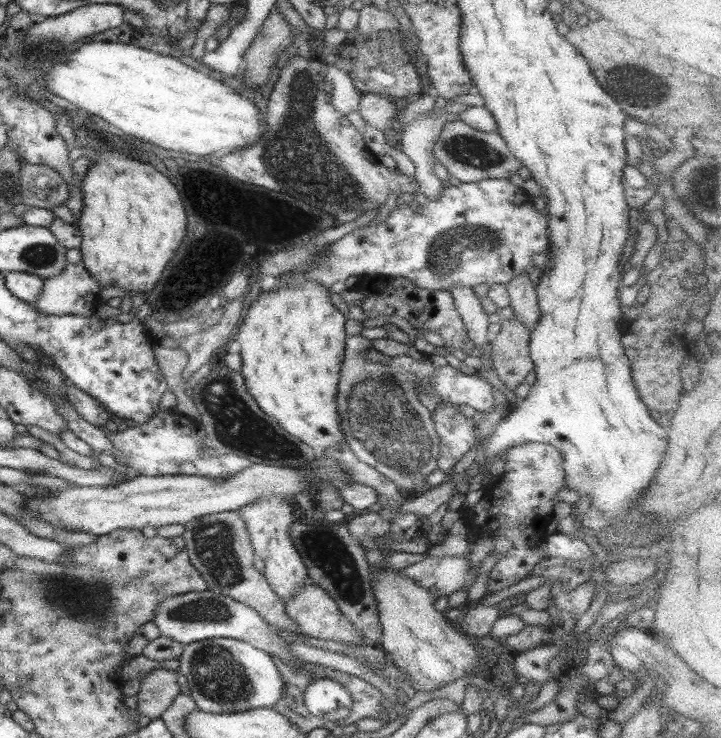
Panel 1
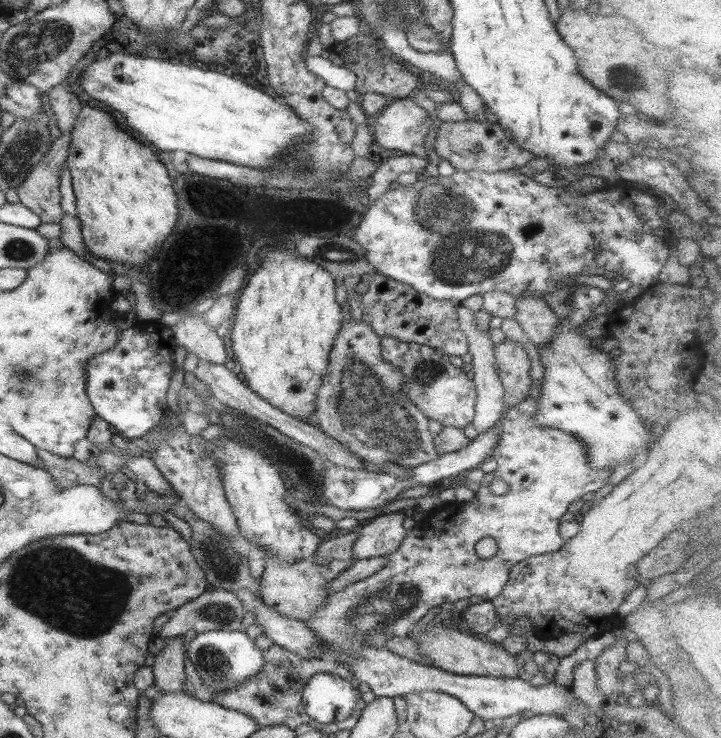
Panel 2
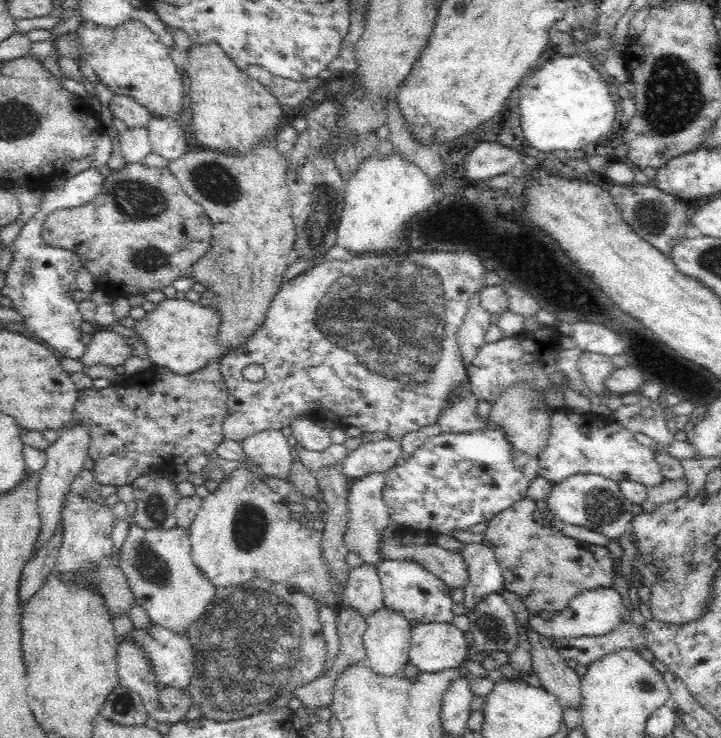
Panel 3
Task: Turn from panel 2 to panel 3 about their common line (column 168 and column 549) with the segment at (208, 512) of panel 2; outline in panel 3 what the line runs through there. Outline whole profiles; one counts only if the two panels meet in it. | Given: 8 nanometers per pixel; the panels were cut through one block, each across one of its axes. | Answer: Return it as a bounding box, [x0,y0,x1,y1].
[537,412,665,487]

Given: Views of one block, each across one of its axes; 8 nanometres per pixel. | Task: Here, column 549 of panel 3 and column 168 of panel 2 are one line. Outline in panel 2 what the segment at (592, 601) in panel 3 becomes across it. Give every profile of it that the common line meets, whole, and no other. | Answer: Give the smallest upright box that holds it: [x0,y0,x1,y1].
[157,590,246,639]

